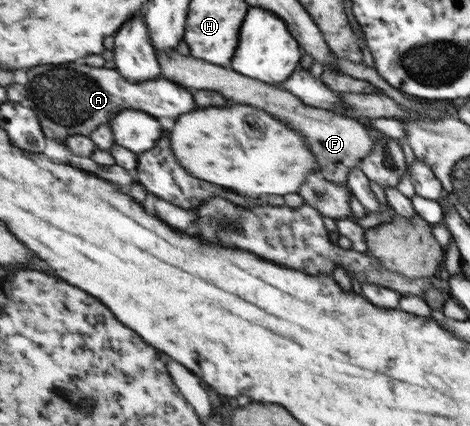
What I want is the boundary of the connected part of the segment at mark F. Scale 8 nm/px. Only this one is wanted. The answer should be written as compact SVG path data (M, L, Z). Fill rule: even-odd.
M172 52L170 55L159 54L159 62L162 63L162 74L164 79L169 79L175 83L181 83L185 87L195 87L195 89L213 89L223 93L225 97L233 99L235 103L249 103L255 107L263 107L263 111L271 113L275 118L287 121L287 126L295 128L305 136L305 142L309 144L311 154L317 160L317 173L327 181L346 185L347 175L359 159L370 154L374 141L369 138L367 127L357 122L353 117L337 115L325 109L309 107L299 98L291 95L287 90L277 88L267 83L259 83L255 79L249 79L245 75L239 75L233 69L217 67L213 63L207 63L203 59L195 57L185 57L181 53Z

